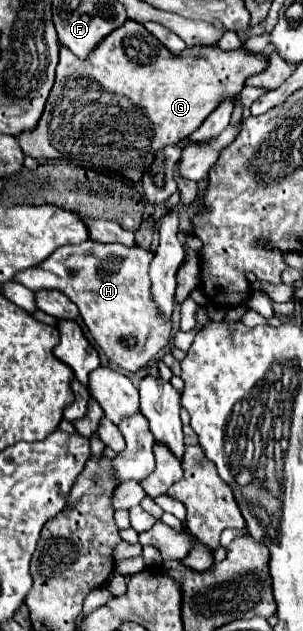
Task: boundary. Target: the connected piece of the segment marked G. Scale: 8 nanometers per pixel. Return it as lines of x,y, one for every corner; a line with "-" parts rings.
127,21
121,29
115,29
105,41
101,41
101,45
89,55
89,61
77,61
69,49
61,47
57,77
47,107
37,127
33,131
23,131
17,141
25,155
45,159
69,157
69,161
89,165
89,169
97,169
97,173
137,183
153,163
157,149
175,145
193,133
213,109
223,101
233,99
243,89
245,79
261,73
265,65
267,55
253,55
243,47
231,51
221,51
219,47
187,47
183,53
173,55
141,23

